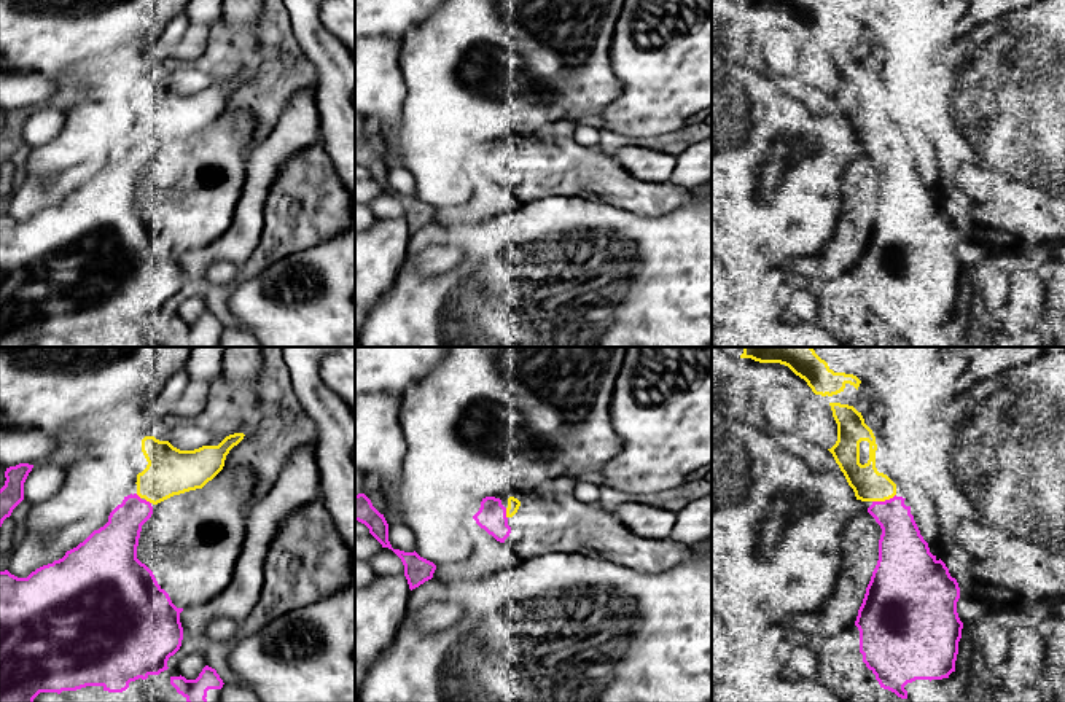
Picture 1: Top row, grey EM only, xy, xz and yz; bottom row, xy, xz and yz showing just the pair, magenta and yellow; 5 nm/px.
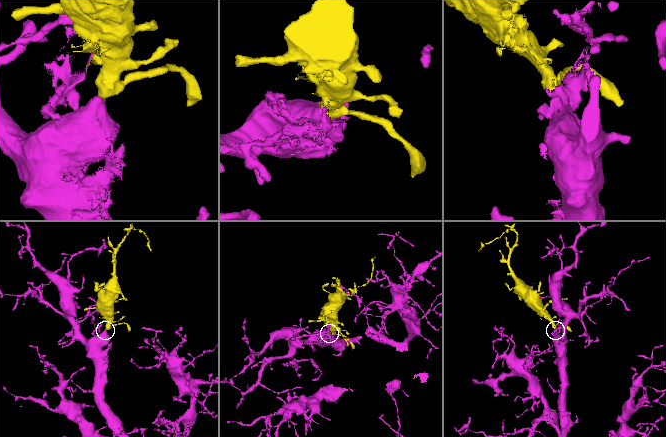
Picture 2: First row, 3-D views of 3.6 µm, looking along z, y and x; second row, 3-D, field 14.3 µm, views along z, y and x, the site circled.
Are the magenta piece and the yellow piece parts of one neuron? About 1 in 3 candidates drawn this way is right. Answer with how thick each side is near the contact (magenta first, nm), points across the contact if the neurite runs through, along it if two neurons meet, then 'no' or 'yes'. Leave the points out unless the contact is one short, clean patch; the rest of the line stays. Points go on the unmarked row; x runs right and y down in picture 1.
240 nm thick on the magenta side, 160 nm on the other; yes

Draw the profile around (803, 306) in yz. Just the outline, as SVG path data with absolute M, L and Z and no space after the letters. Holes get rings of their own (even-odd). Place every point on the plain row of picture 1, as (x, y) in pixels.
M813 287L807 290L793 288L786 307L786 315L806 323L817 322L818 301L817 301L815 288Z

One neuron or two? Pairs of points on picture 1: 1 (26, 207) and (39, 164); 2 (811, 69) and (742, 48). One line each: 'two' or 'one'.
1: two
2: one

